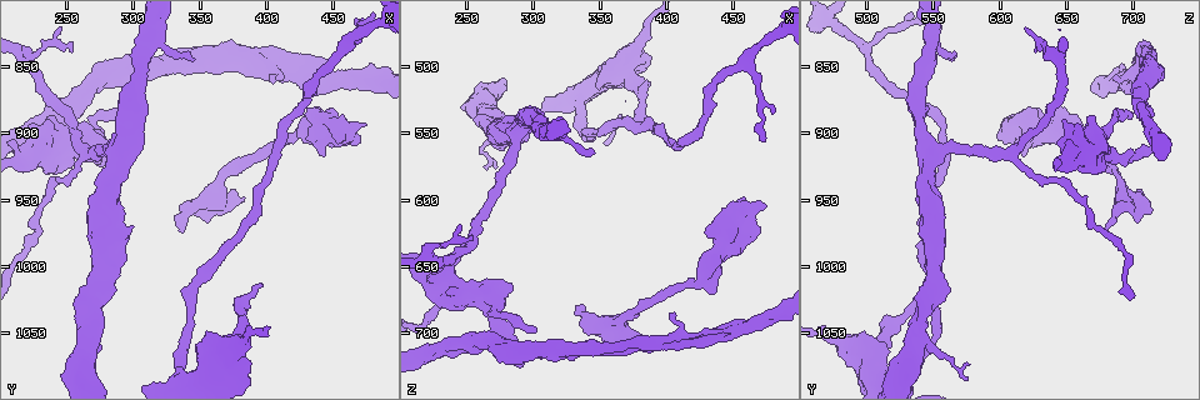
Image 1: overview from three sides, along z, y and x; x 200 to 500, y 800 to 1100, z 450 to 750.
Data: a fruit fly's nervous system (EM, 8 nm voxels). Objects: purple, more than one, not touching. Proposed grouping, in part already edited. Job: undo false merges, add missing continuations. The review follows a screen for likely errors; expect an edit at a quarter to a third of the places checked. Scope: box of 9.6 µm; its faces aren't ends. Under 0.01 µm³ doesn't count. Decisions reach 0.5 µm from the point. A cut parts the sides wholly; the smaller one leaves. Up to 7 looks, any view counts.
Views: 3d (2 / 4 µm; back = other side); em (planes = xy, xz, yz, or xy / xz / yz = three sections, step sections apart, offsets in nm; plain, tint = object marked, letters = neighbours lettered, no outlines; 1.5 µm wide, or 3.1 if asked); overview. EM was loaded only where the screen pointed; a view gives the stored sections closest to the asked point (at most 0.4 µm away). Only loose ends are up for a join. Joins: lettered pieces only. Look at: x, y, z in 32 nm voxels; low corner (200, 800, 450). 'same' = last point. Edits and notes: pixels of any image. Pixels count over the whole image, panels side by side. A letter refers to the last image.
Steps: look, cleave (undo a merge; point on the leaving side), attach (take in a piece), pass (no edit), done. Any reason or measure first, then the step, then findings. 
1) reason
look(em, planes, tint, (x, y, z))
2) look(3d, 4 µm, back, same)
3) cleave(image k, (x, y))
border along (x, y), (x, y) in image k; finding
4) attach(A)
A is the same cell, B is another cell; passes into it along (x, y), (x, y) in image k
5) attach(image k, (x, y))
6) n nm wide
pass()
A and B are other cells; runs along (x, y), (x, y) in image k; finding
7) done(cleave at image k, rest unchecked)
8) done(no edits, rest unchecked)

look(3d, 2 µm, (358, 842, 710))

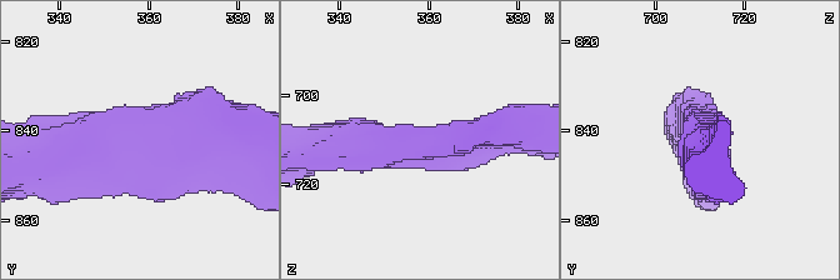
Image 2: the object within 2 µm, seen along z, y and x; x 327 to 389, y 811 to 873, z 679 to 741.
look(em, 3.1 µm, yz, step 8, tint, (359, 843, 712))

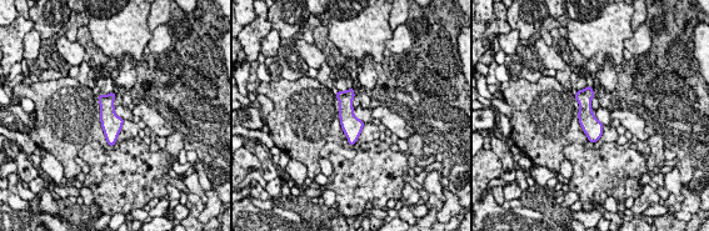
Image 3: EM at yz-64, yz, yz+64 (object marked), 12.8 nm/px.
look(em, 3.1 µm, planes, letters, same)

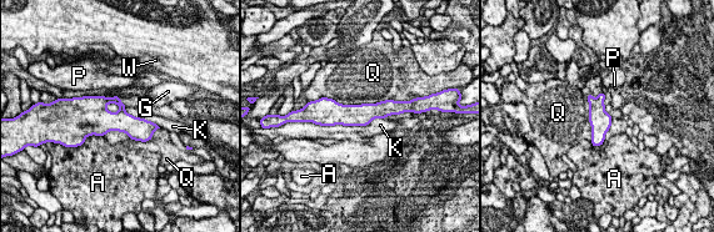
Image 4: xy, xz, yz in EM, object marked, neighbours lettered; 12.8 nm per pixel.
280 nm wide
pass()
A, G, K, P, Q and W are other cells; runs along (395, 107), (364, 114), (324, 114) in image 4; one cell here

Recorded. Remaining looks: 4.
branch stops here
look(em, xz, step 8, letters, (304, 886, 698))

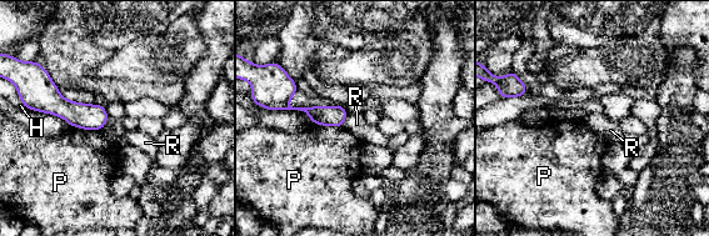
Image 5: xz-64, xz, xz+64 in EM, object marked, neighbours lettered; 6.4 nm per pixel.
pass()
H, P and R are other cells; runs along (41, 106), (104, 119) in image 5; none of them fits

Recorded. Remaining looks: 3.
look(3d, 4 µm, (338, 974, 678))

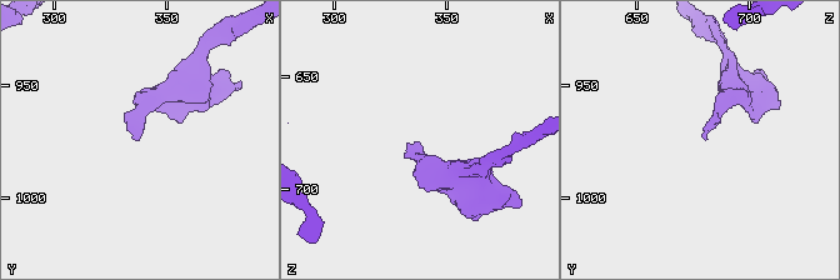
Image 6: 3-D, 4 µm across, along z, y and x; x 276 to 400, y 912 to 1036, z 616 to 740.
shape alone is not enough
look(em, xz, step 4, letters, (337, 973, 679))

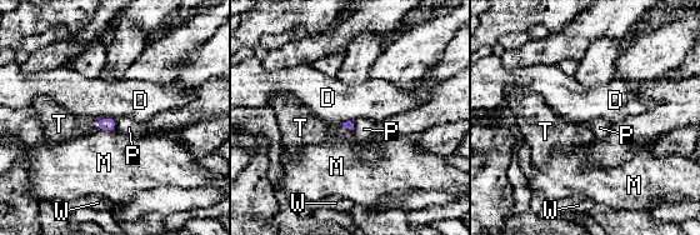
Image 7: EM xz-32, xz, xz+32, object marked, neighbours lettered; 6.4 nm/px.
another direction
look(em, yz, step 8, letters, same)

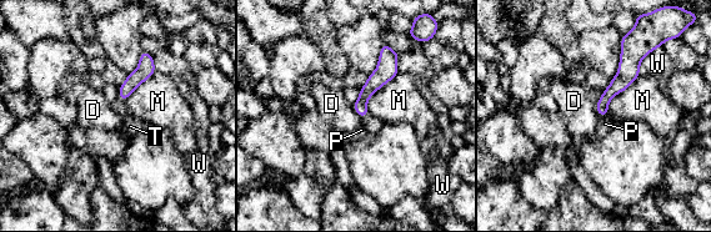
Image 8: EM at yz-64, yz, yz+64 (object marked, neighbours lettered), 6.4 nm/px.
attach(image 8, (130, 126))
T is the same cell, D, M, P and W are other cells; it goes on there

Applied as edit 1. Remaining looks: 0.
done(attach at image 8, rest unchecked)

